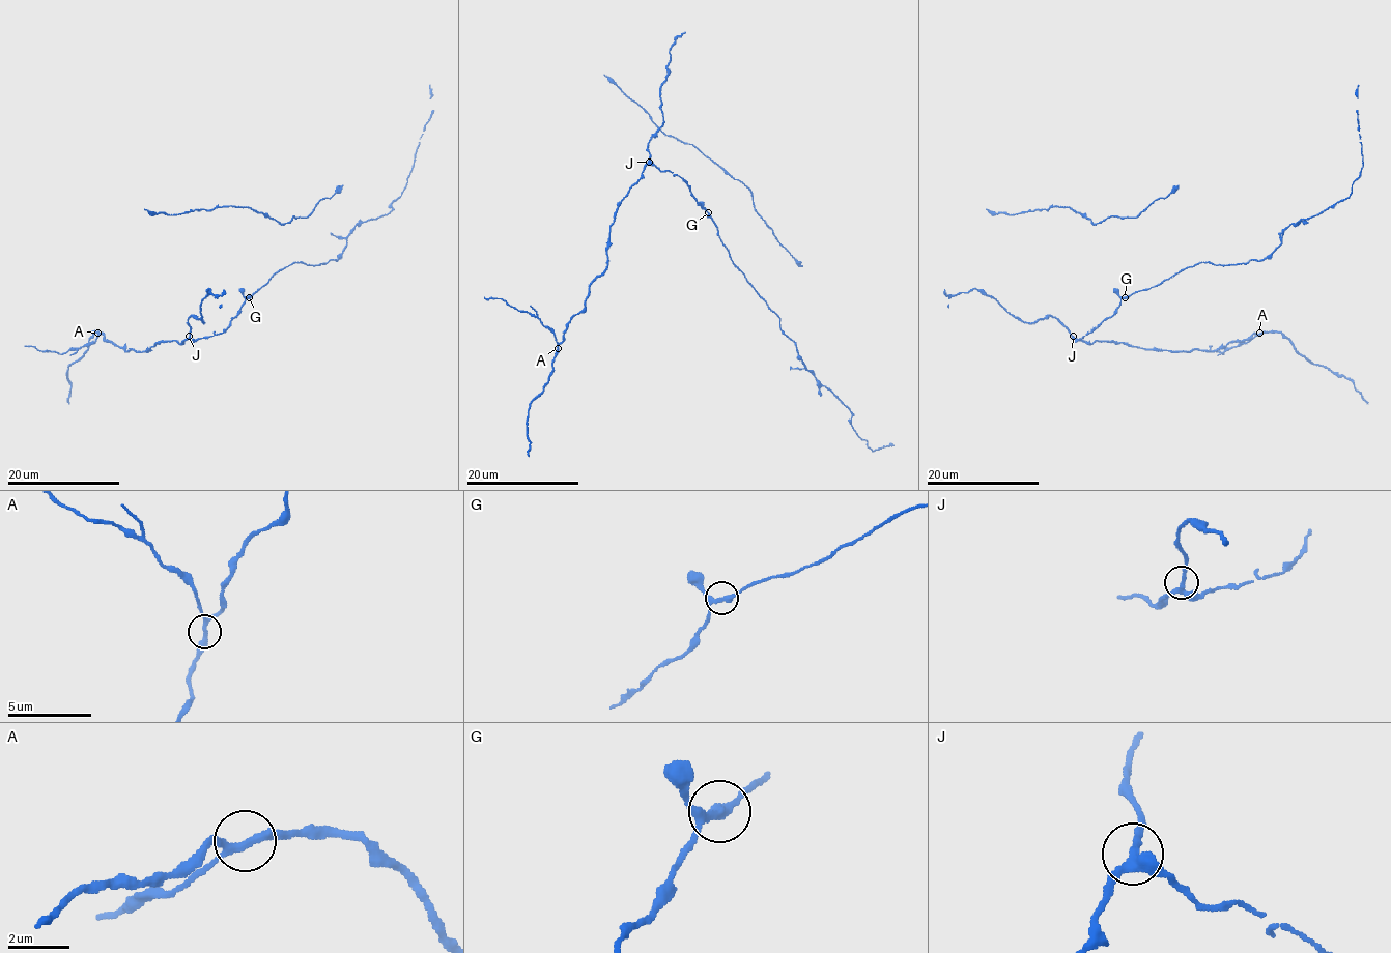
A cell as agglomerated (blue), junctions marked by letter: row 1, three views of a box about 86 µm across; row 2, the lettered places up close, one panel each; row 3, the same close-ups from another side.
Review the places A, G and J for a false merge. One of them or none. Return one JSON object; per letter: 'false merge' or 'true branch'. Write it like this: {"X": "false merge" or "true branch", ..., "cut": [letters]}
{"A": "true branch", "G": "true branch", "J": "true branch", "cut": []}

